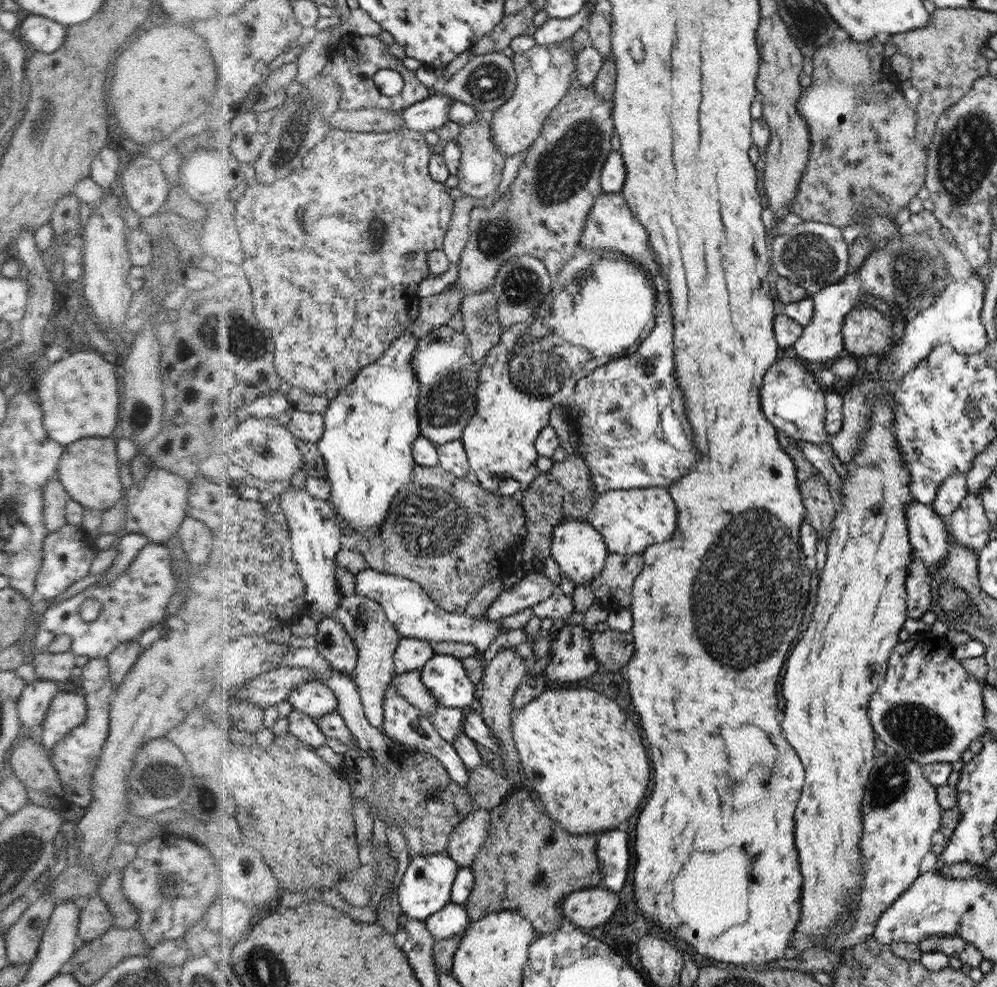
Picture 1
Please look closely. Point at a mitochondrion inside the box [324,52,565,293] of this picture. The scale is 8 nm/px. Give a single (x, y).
(495, 235)

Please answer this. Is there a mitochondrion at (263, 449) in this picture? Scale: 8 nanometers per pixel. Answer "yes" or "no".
yes

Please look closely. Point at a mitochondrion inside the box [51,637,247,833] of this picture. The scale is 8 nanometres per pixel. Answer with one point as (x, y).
(160, 774)

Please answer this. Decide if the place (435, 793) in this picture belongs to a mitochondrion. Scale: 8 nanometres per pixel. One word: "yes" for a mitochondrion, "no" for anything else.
yes

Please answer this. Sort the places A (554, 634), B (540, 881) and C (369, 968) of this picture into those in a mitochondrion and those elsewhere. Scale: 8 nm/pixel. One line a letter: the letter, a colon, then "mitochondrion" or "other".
A: other
B: mitochondrion
C: other

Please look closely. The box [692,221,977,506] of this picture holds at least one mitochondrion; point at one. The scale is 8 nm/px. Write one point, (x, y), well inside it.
(915, 274)

